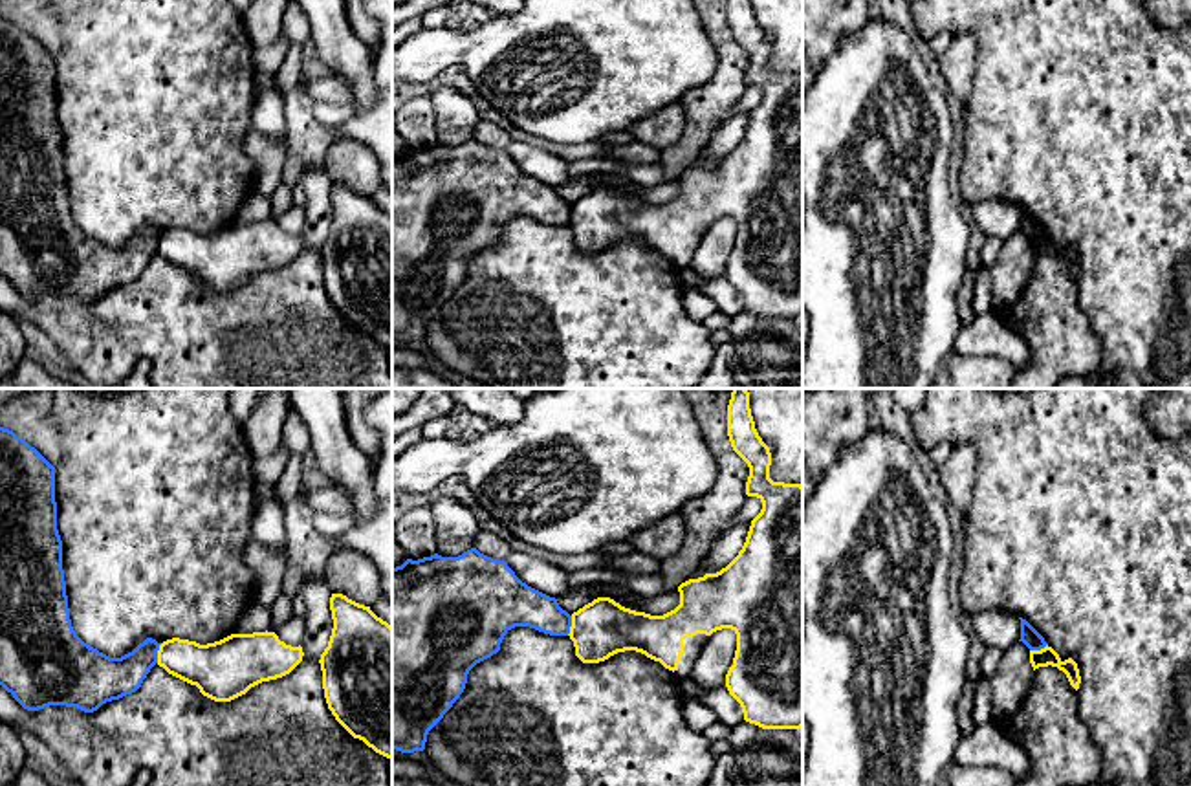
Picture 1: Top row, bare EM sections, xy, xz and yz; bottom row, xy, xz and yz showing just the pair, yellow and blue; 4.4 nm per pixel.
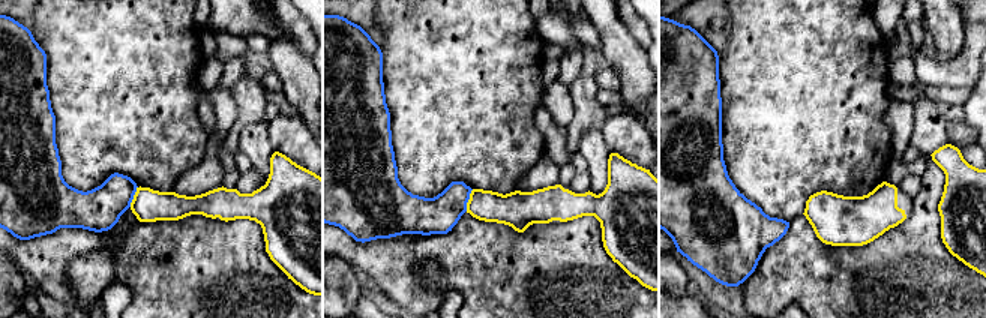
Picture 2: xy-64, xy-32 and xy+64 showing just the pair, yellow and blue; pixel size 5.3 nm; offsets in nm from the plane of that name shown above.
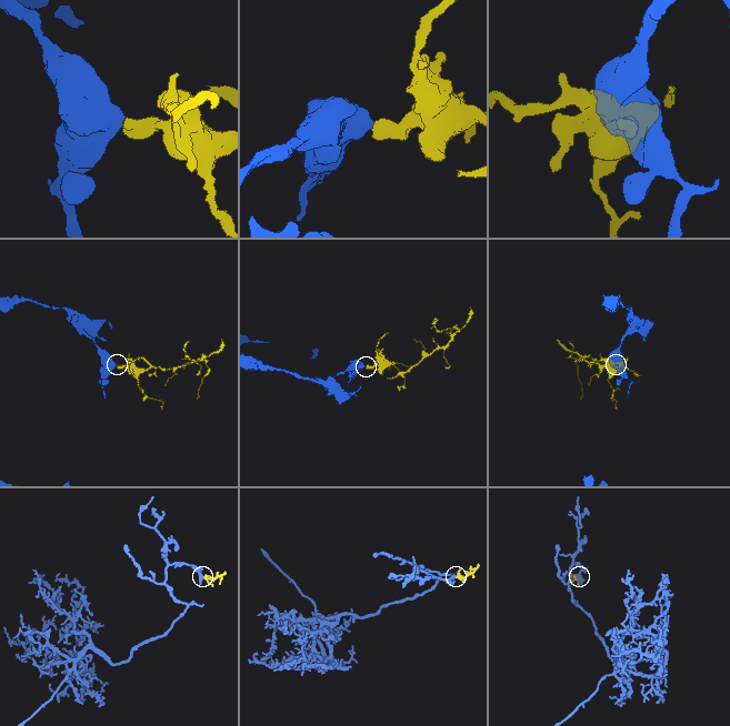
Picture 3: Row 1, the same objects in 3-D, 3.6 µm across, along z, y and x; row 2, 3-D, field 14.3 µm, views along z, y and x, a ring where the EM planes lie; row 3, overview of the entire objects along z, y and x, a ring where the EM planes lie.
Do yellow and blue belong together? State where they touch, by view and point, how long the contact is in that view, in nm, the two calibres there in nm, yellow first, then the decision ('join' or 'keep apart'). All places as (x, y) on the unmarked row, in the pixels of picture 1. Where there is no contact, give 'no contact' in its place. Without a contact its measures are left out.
contact xy (158, 242); length 90 nm; calibres 220 and 190 nm; keep apart

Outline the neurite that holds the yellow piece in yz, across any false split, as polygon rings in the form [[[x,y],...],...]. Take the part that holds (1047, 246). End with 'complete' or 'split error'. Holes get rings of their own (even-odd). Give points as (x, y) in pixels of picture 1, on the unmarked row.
[[[1046,235],[1041,240],[1030,240],[1030,253],[1033,260],[1039,257],[1048,257],[1048,255],[1057,257],[1059,260],[1066,264],[1070,275],[1076,280],[1079,278],[1081,266],[1079,266],[1077,253],[1072,247],[1063,251],[1052,236]]] | complete

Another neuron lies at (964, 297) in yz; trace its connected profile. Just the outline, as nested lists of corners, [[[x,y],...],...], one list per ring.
[[[966,267],[966,275],[956,295],[960,321],[964,326],[969,326],[977,317],[973,310],[973,289],[975,289],[975,273],[969,267]]]

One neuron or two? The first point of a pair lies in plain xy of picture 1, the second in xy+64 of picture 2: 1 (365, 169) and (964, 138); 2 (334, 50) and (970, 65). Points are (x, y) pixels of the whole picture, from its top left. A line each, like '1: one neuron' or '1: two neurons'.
1: one neuron
2: two neurons

